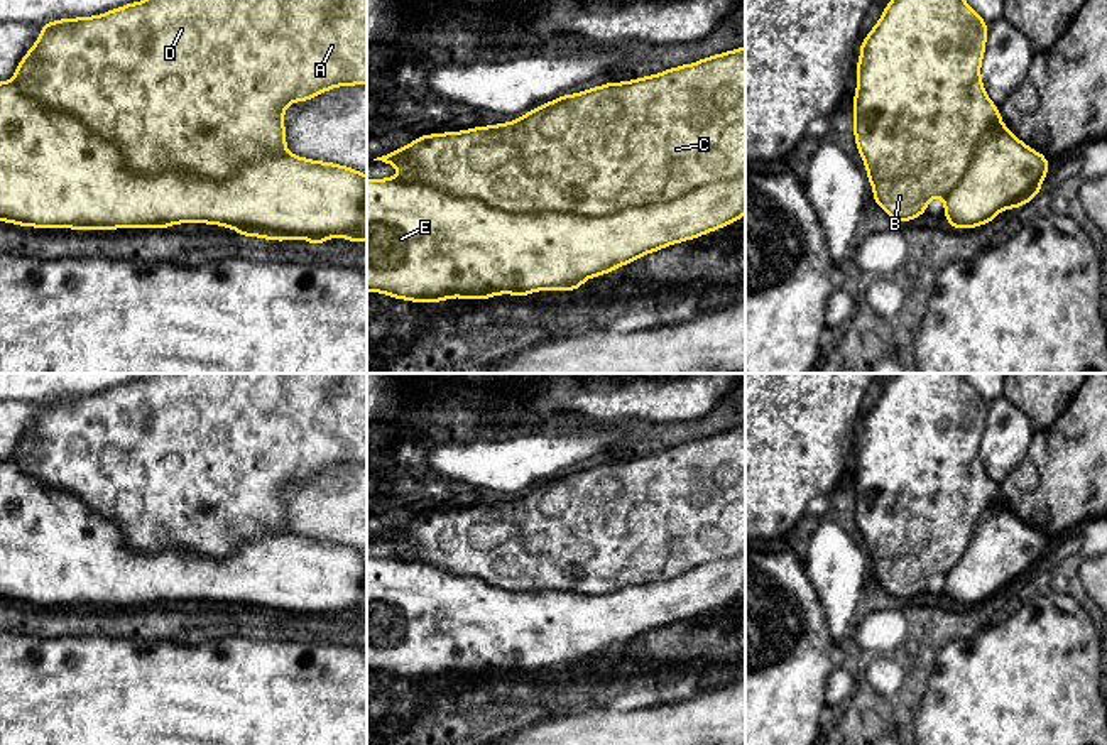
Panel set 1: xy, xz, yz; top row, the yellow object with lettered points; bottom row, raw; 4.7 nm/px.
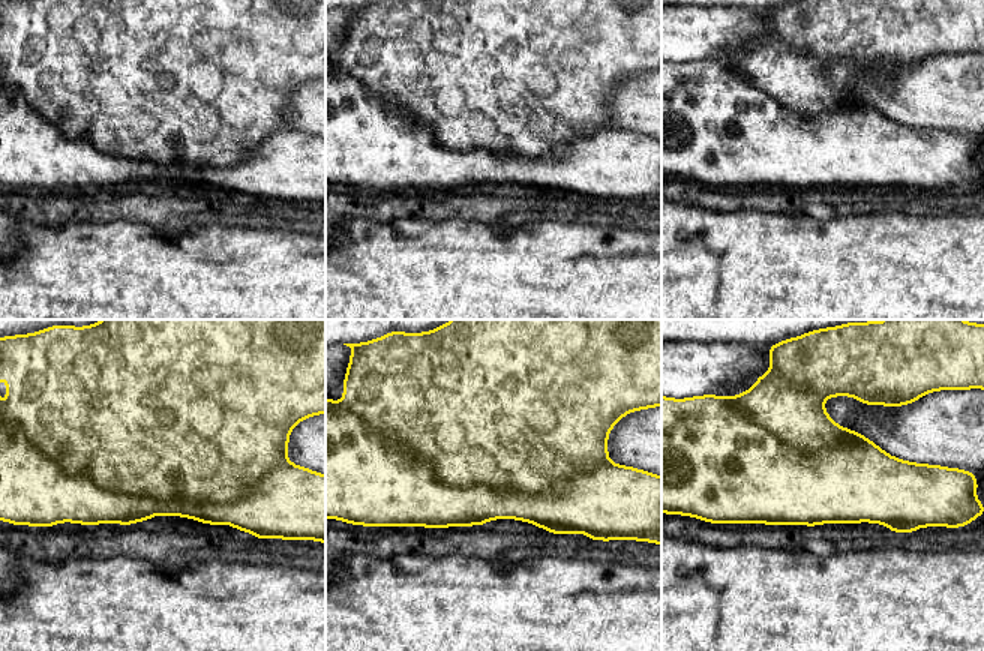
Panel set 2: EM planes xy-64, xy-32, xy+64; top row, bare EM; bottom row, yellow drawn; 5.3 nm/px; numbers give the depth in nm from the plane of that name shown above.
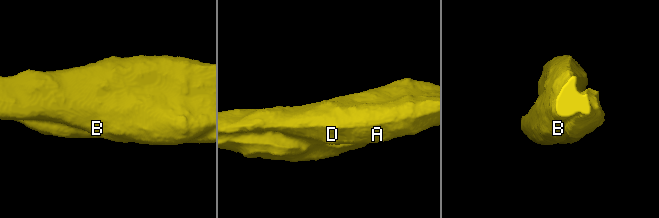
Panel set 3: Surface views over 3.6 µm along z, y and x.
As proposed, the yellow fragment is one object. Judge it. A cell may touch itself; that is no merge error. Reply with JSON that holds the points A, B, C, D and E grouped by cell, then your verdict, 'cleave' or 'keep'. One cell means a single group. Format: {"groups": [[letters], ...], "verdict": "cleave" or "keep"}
{"groups": [["A", "B", "C", "D"], ["E"]], "verdict": "cleave"}

